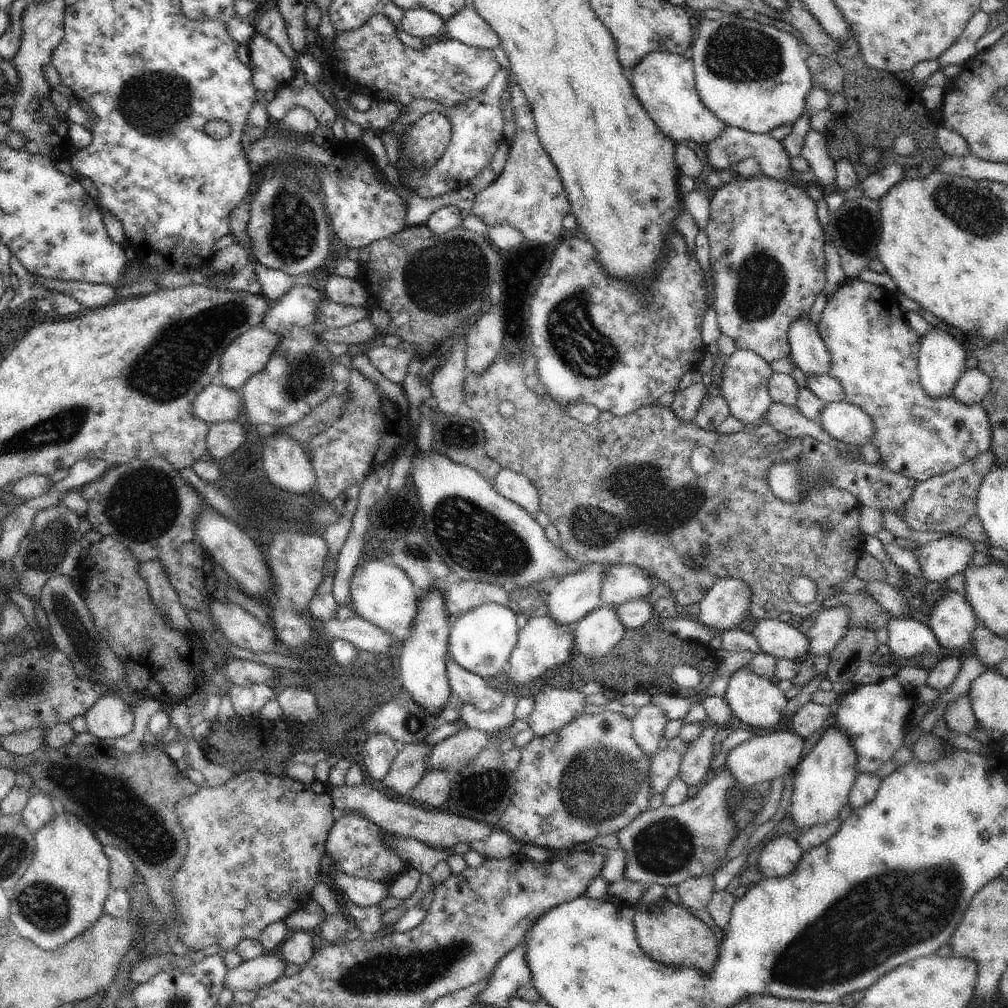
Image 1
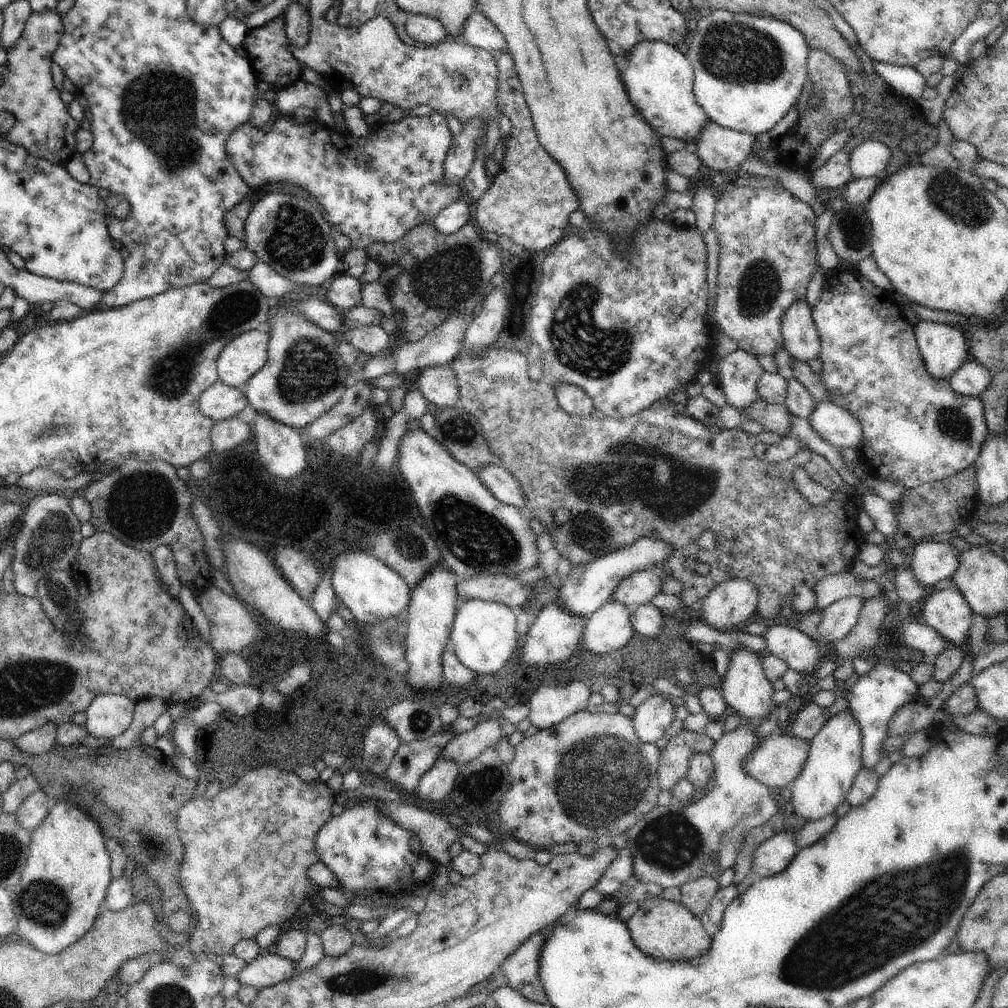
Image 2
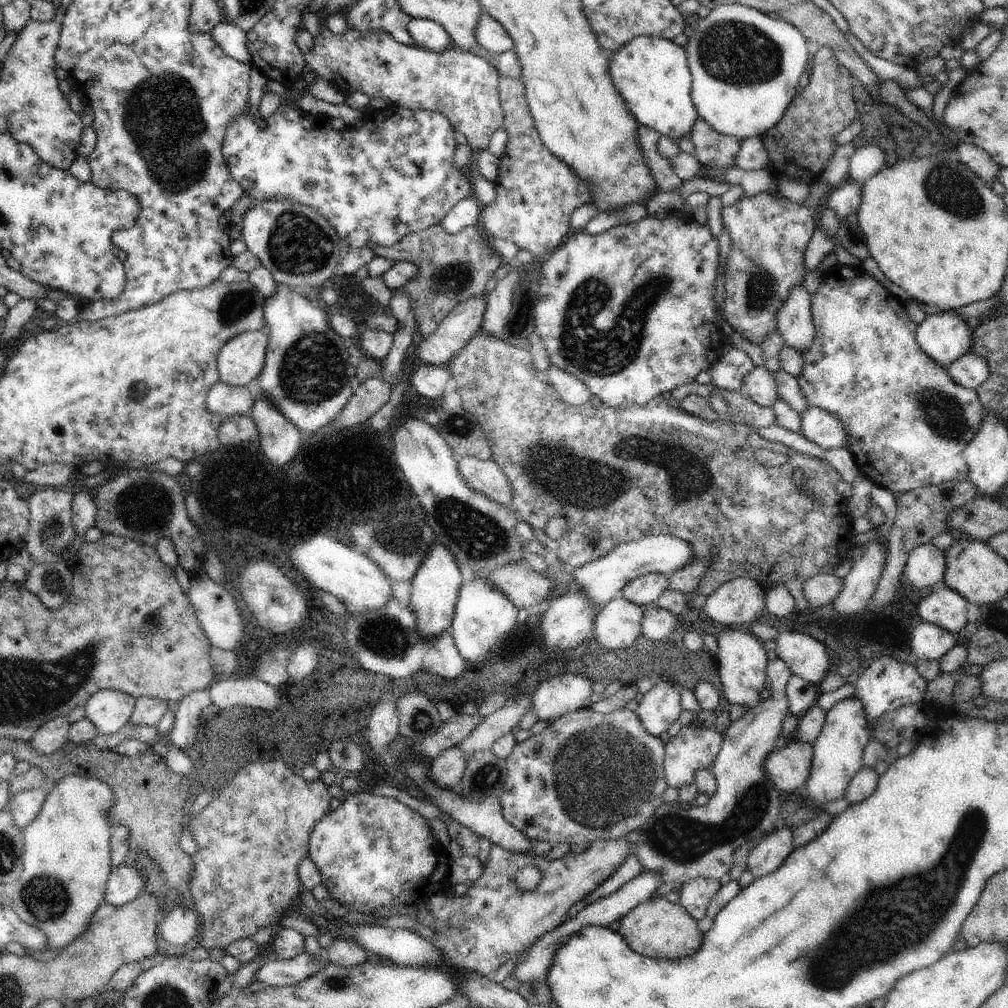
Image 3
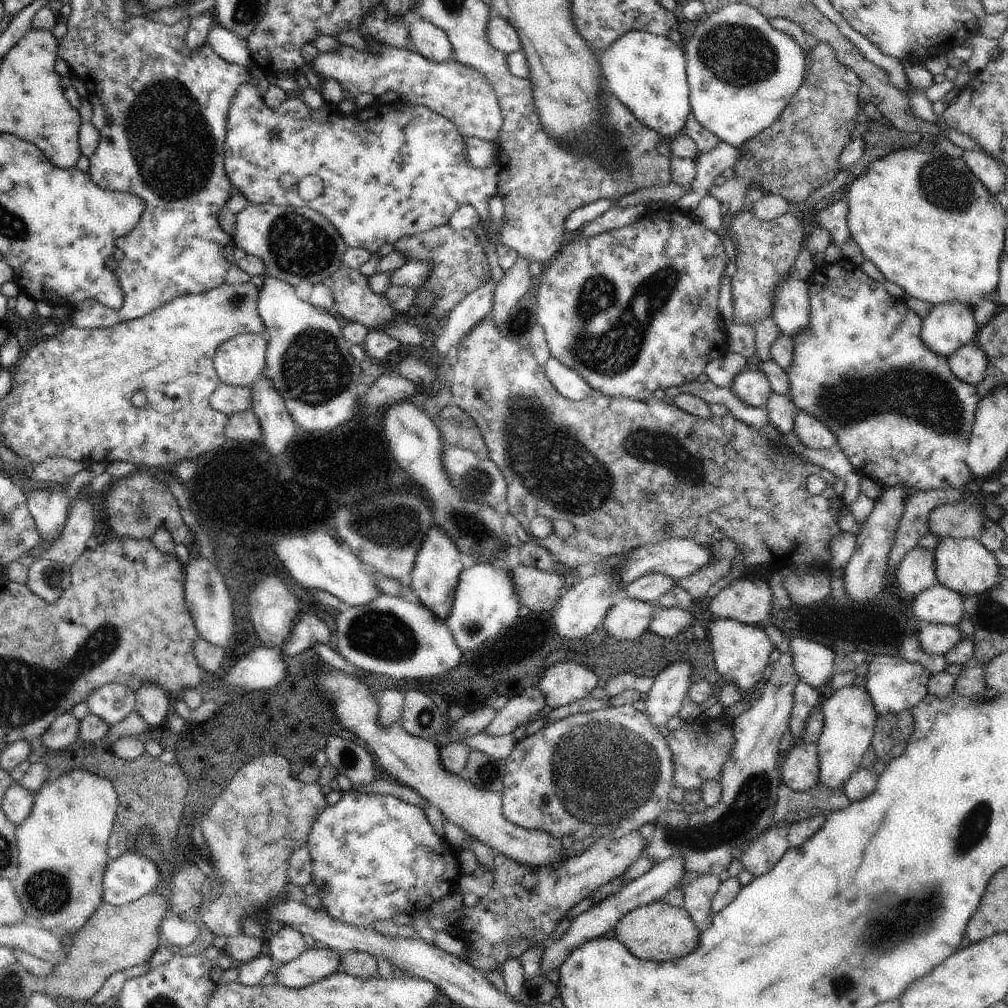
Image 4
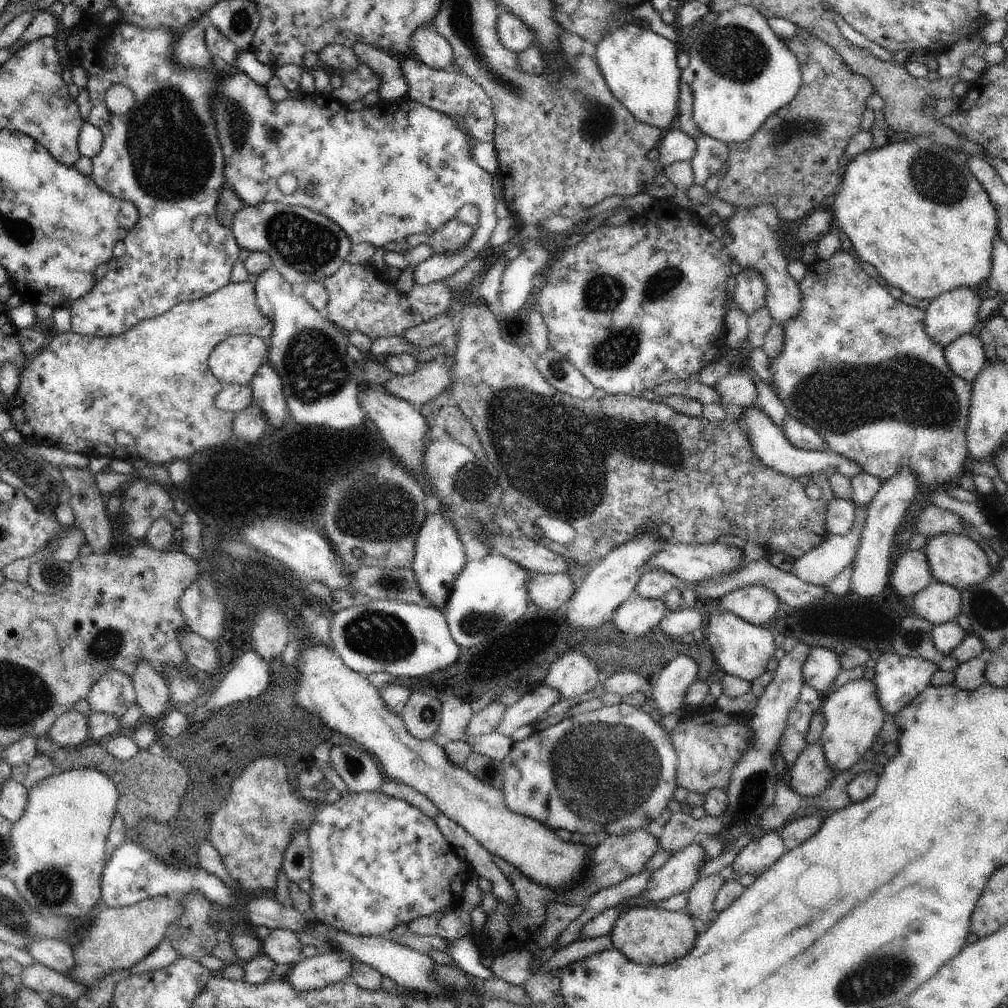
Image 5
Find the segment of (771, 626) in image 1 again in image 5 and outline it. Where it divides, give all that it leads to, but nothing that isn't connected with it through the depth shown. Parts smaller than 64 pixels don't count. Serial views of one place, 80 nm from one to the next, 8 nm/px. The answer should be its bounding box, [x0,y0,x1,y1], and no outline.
[803,647,843,697]

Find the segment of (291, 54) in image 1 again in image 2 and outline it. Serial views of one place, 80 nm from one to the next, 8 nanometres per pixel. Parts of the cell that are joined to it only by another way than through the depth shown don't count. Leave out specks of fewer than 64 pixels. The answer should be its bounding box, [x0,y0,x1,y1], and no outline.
[290,15,500,129]

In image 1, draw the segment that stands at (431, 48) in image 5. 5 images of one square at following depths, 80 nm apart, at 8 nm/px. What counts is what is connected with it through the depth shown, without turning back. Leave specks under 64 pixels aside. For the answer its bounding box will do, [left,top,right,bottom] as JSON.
[401,9,445,42]

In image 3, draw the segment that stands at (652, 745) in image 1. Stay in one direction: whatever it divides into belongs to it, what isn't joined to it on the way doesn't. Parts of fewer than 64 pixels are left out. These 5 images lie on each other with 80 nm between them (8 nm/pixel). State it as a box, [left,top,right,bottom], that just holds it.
[638,680,682,737]

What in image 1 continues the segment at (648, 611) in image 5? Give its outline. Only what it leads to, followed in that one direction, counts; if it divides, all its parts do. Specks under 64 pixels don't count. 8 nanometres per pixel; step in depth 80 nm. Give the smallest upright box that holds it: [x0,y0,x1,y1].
[575,604,627,658]

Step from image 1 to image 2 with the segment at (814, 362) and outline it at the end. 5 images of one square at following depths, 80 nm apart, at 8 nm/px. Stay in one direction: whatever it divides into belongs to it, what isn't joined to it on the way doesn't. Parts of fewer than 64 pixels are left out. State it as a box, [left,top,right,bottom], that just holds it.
[781,299,820,365]

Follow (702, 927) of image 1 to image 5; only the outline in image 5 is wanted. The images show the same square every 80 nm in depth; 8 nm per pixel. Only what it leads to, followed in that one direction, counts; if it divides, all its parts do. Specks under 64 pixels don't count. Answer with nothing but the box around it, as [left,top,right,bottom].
[610,906,698,967]

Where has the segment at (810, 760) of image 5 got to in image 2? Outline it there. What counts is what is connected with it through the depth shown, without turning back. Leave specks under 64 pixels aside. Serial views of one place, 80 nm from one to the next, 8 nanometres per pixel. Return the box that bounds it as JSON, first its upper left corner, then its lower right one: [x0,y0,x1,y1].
[745,732,811,788]

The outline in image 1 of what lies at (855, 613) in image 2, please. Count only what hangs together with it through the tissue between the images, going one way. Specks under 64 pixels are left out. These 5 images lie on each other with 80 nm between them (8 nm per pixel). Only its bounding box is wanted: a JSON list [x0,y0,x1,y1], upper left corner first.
[806,605,851,655]

